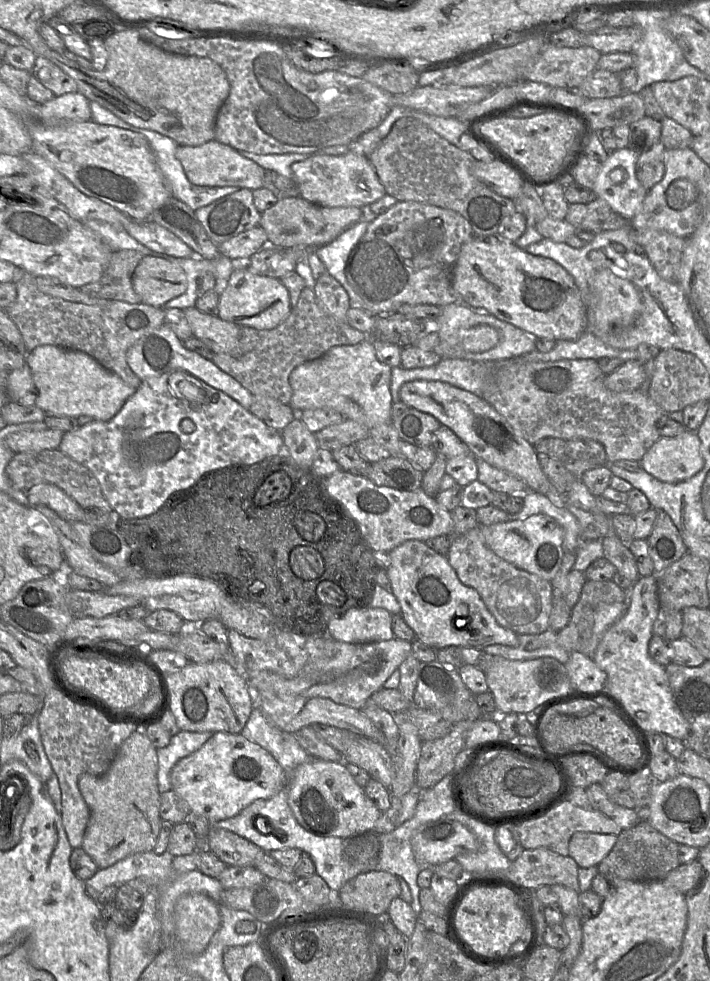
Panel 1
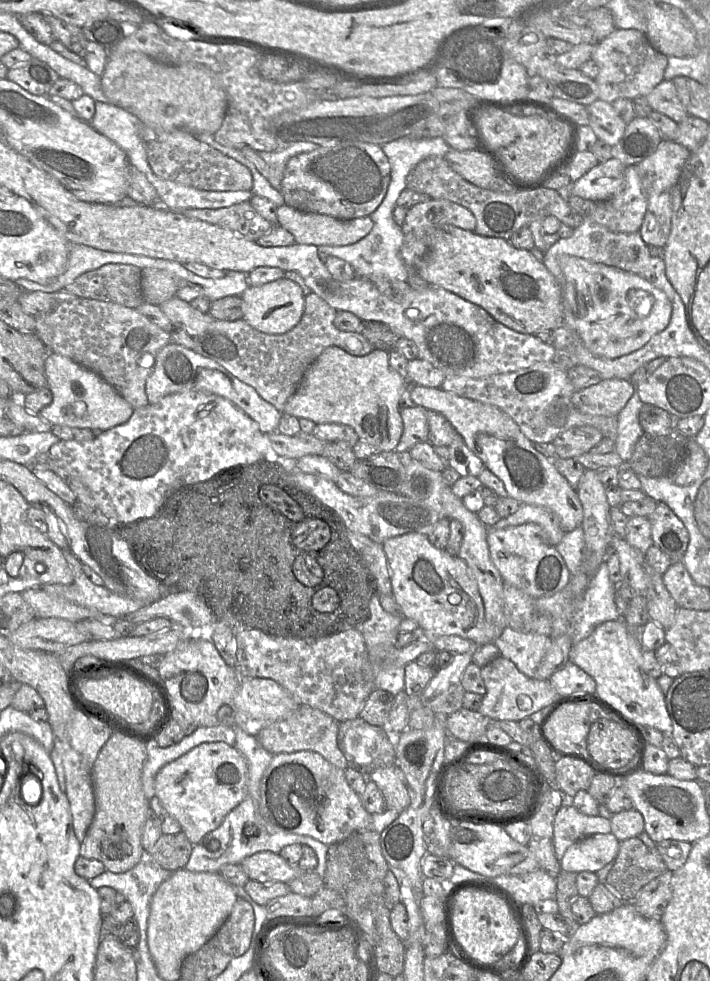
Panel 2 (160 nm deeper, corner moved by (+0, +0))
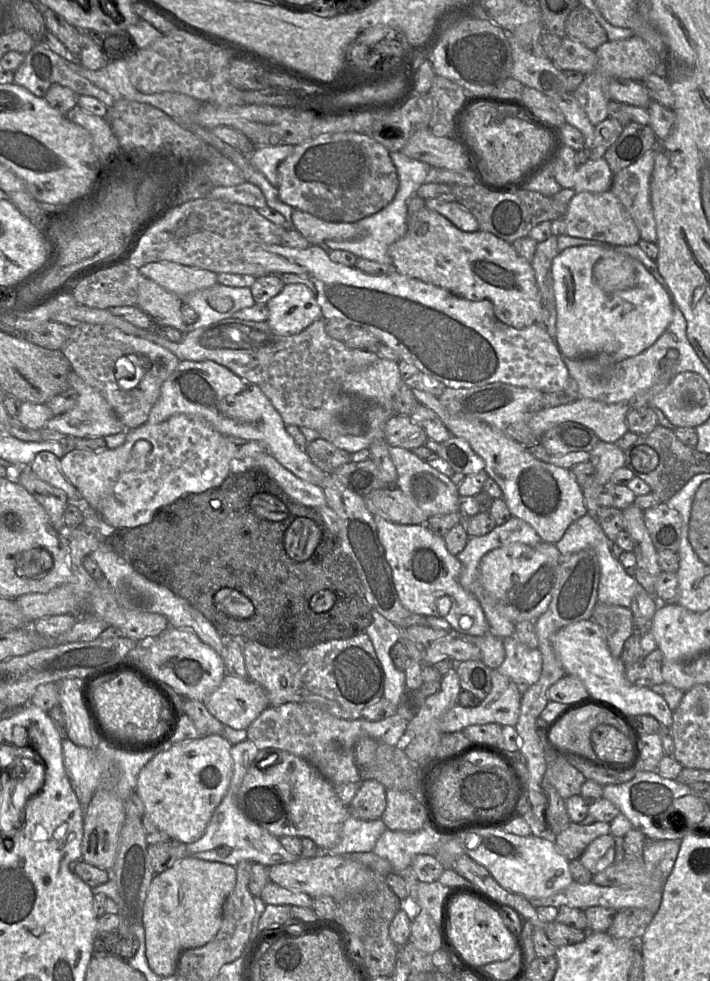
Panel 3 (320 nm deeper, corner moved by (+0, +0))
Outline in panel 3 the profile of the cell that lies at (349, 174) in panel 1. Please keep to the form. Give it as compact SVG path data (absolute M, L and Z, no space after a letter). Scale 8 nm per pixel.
M363 133L323 134L295 146L293 153L278 166L278 194L291 206L333 223L355 223L386 207L395 197L398 175L390 153Z

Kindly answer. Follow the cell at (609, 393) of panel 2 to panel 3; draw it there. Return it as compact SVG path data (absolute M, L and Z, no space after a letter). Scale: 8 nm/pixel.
M579 398L572 403L541 409L531 419L530 427L534 434L541 437L544 432L560 423L576 422L591 429L600 441L615 443L628 431L626 415L630 410L628 402L606 404L588 398Z

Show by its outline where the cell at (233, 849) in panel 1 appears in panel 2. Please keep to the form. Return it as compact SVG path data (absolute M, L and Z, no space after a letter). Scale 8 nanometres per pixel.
M271 851L257 852L247 858L245 858L240 866L249 876L250 879L267 882L267 881L279 881L289 883L291 880L301 876L305 871L298 864L290 864L279 854Z

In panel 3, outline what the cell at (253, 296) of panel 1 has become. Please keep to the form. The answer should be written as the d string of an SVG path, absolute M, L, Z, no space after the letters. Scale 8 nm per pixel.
M301 283L286 284L282 291L266 304L269 316L266 323L277 334L291 336L305 330L313 322L323 318L315 293Z

